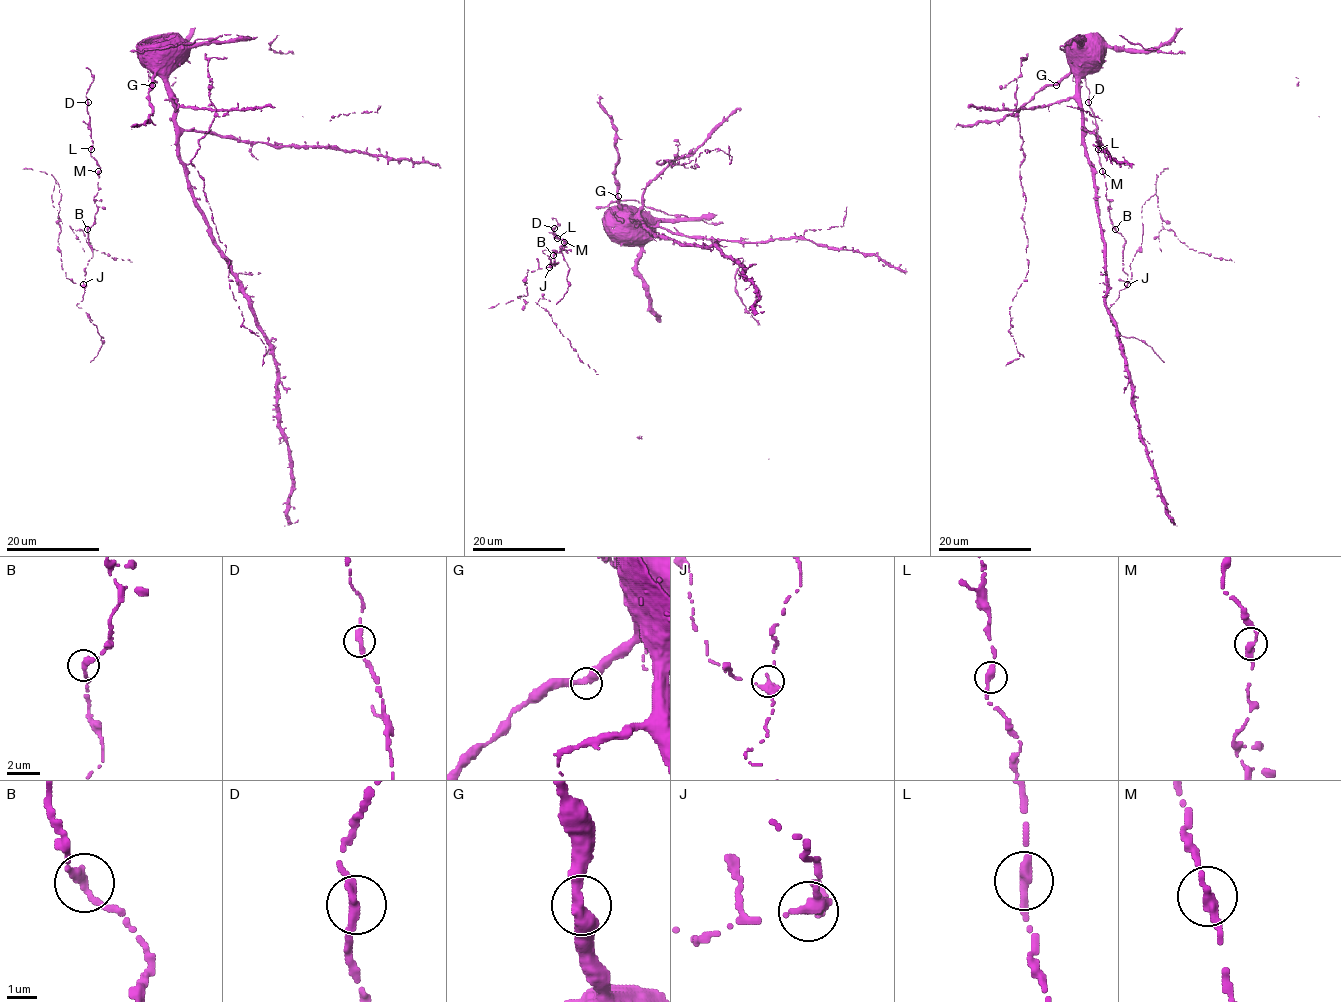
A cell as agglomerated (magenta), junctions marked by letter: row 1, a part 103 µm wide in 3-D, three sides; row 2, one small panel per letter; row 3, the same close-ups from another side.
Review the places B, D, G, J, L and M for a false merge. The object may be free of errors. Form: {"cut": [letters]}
{"cut": ["J"]}

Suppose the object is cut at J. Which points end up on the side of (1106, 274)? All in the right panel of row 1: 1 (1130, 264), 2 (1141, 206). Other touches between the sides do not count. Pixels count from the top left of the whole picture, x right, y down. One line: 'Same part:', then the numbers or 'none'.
Same part: none

